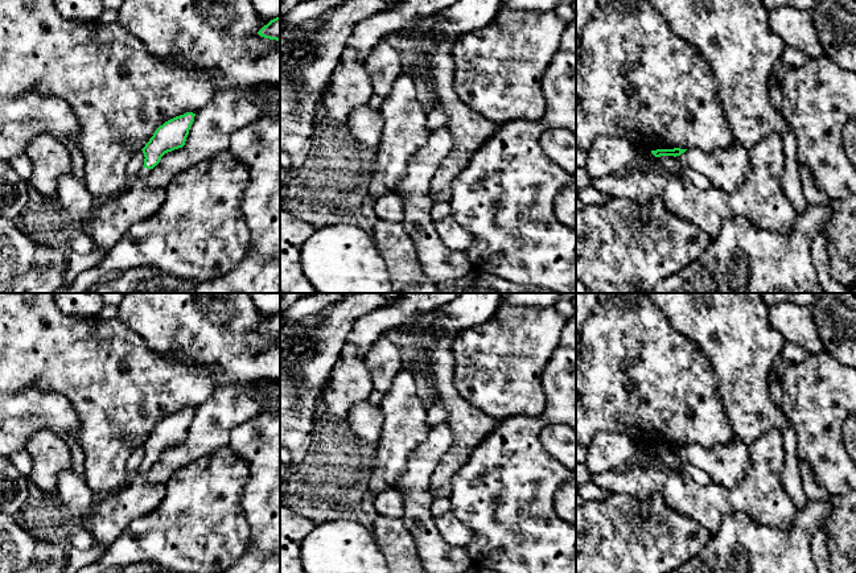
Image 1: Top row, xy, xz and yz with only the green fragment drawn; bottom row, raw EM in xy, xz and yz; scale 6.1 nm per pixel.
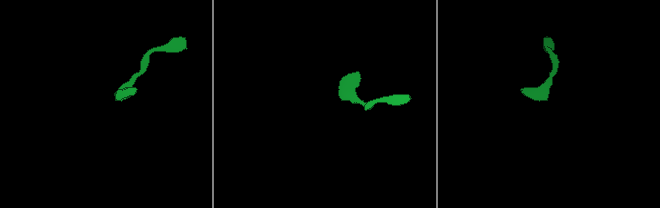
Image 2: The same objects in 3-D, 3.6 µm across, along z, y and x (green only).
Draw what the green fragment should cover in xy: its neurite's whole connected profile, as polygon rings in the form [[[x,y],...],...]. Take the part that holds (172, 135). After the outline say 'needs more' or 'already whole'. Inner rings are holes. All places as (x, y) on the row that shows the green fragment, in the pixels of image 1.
[[[186,112],[165,121],[155,131],[153,136],[141,149],[145,158],[136,177],[149,176],[165,153],[185,145],[194,116],[196,114]]]; needs more

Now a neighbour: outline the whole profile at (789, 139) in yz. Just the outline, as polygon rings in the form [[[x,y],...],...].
[[[789,125],[781,135],[785,149],[785,169],[781,177],[781,186],[785,197],[793,205],[797,214],[802,214],[807,207],[807,201],[801,186],[801,176],[797,161],[797,137],[794,129]]]

